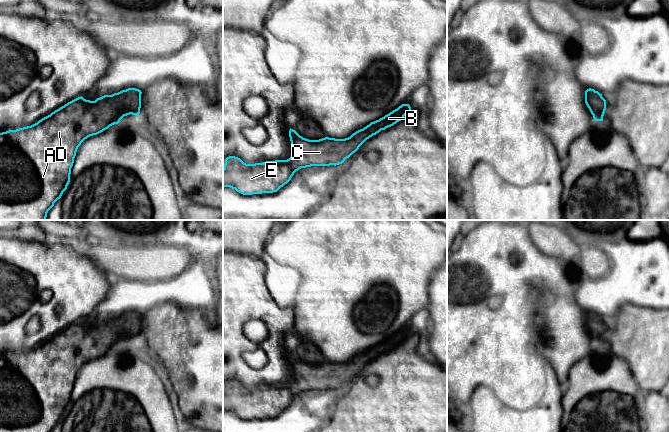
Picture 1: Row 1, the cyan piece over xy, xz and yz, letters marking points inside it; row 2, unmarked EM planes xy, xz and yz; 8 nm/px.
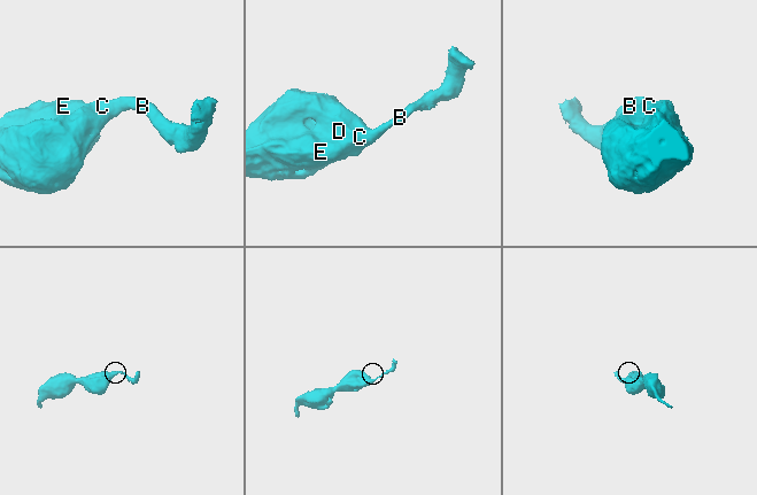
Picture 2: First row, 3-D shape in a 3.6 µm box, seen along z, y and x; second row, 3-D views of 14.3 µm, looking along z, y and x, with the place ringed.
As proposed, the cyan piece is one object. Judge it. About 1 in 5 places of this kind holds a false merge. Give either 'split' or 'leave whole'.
leave whole

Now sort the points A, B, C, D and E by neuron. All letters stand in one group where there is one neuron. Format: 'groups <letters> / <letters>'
groups A B C D E

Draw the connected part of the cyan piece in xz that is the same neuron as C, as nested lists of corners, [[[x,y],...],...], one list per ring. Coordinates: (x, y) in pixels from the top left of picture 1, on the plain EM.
[[[402,328],[345,363],[309,364],[290,352],[293,378],[289,383],[246,388],[238,381],[229,380],[223,392],[223,412],[230,411],[243,419],[277,416],[301,392],[342,388],[367,363],[401,345],[410,335],[409,328]]]

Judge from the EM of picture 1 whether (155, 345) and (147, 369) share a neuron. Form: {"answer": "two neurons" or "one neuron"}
{"answer": "two neurons"}

